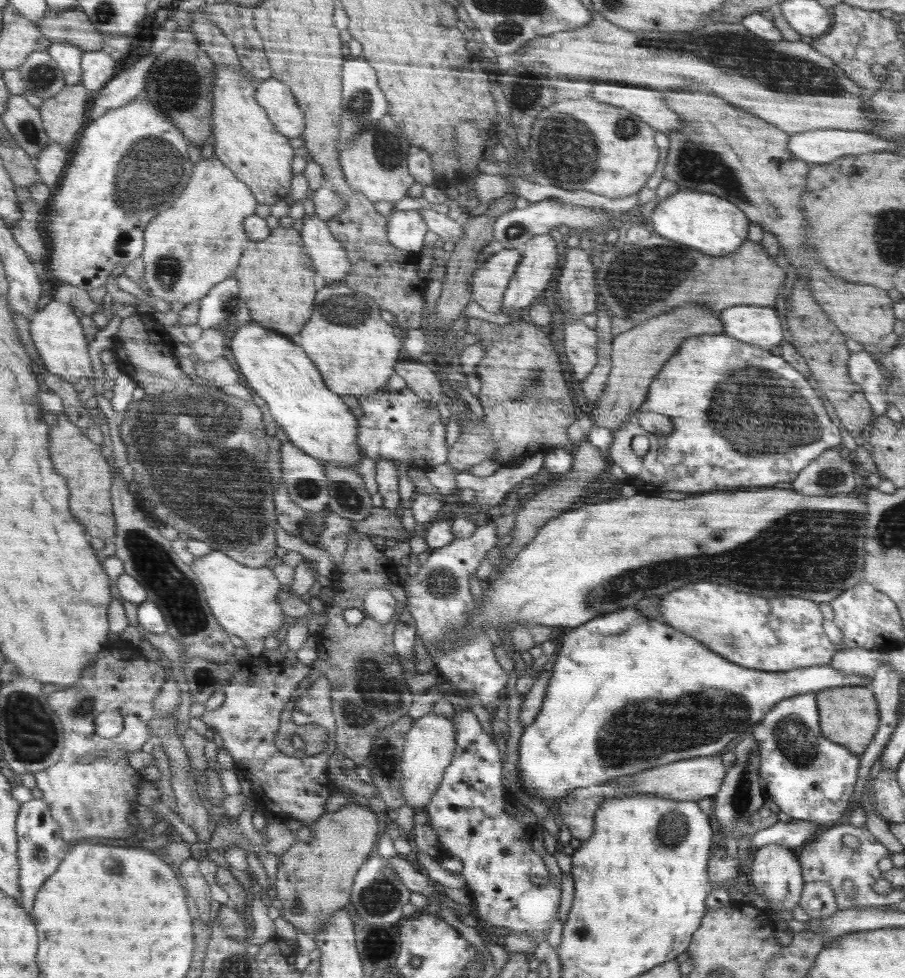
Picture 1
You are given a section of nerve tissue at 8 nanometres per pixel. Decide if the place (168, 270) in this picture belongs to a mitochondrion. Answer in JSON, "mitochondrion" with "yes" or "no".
{"mitochondrion":"yes"}

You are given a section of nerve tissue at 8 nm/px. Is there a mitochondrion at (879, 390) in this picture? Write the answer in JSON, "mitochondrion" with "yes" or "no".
{"mitochondrion":"no"}

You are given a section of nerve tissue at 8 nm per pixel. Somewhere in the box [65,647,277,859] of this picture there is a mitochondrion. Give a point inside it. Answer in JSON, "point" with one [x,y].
{"point":[83,707]}

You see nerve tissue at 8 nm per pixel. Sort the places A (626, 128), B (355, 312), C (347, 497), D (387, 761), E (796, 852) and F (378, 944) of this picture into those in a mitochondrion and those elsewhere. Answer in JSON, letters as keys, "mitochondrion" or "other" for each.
{"A":"mitochondrion","B":"mitochondrion","C":"mitochondrion","D":"mitochondrion","E":"other","F":"mitochondrion"}

